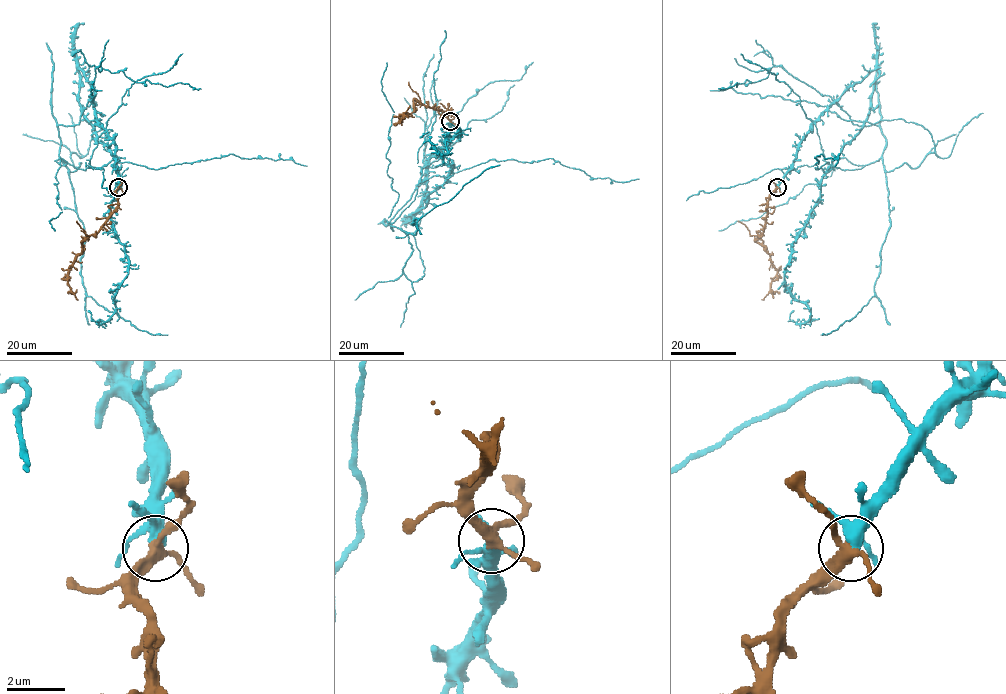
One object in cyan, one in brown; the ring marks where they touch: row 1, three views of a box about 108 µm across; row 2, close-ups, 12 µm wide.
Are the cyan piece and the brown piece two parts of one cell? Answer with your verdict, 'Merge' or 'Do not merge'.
Merge

